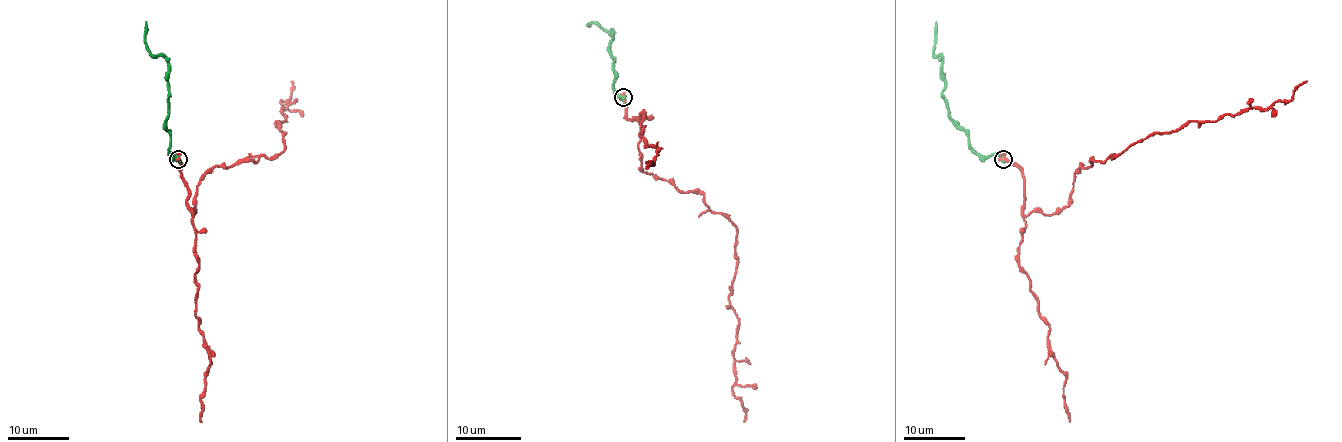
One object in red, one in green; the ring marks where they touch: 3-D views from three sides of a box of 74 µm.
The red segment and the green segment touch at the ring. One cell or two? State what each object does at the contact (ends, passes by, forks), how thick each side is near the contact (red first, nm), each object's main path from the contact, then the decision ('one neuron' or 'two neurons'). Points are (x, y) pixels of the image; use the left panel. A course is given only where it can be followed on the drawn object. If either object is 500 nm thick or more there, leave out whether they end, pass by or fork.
red passes by; green passes by; 320 nm thick on the red side, 440 nm on the other; red runs (178, 159), (193, 213), (206, 173), (284, 148), (277, 121), (286, 121), (280, 102), (289, 100), (291, 80); green runs (178, 159), (169, 154), (170, 136), (166, 125), (167, 60), (149, 51), (146, 22); one neuron

